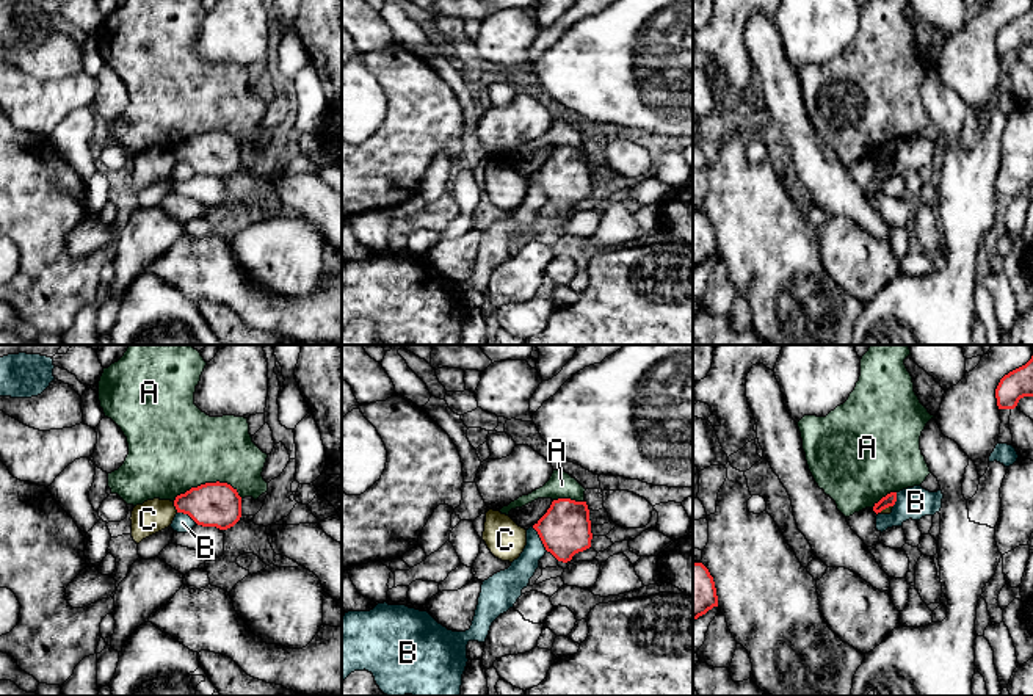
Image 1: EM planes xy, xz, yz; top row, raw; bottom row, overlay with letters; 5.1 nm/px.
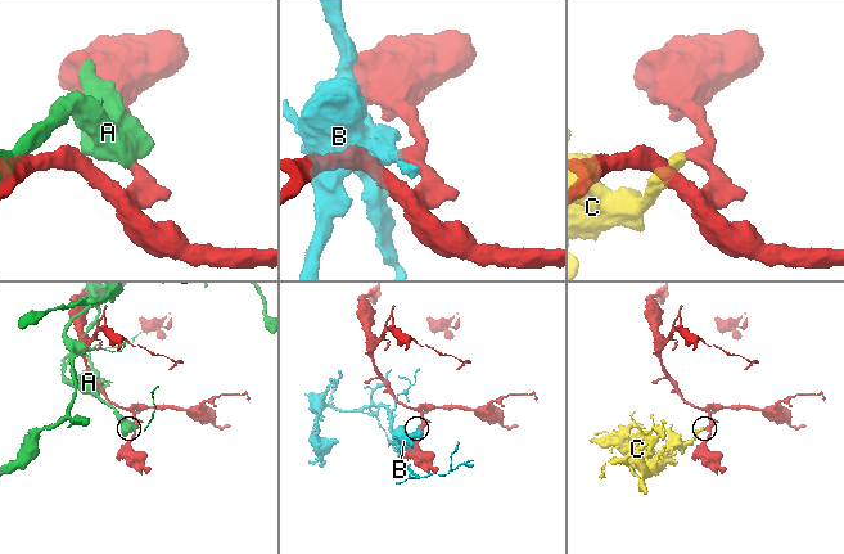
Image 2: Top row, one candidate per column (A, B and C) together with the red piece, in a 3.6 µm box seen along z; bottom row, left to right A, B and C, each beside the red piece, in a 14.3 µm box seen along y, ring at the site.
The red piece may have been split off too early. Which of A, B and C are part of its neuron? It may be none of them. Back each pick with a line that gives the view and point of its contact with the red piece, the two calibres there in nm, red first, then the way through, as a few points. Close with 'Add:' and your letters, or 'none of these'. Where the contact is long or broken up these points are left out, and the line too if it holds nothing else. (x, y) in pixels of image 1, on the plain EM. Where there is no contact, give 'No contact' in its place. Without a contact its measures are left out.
Add: none of these

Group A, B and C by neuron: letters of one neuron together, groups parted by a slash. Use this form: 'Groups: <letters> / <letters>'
Groups: A / B / C

